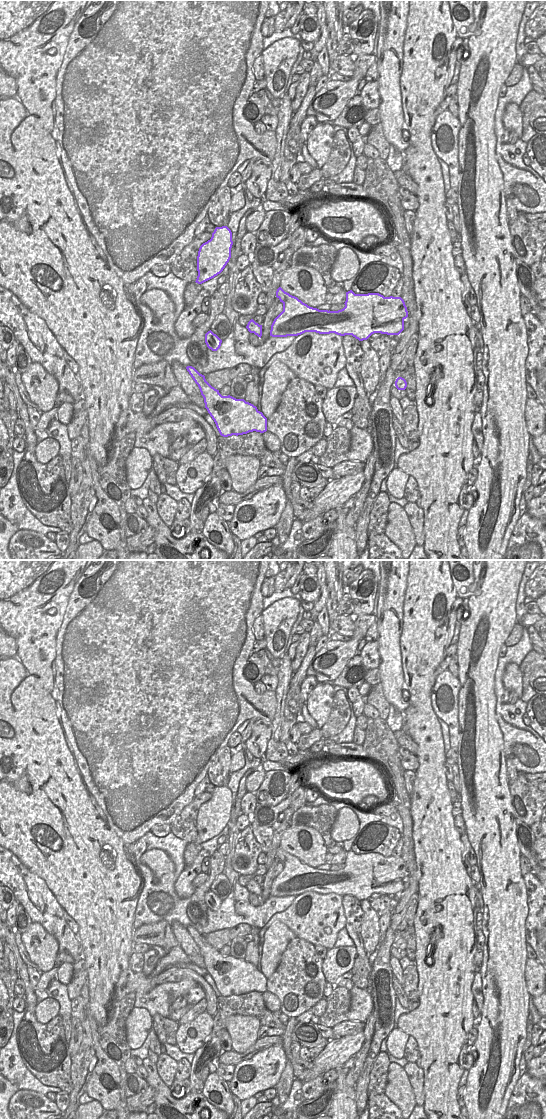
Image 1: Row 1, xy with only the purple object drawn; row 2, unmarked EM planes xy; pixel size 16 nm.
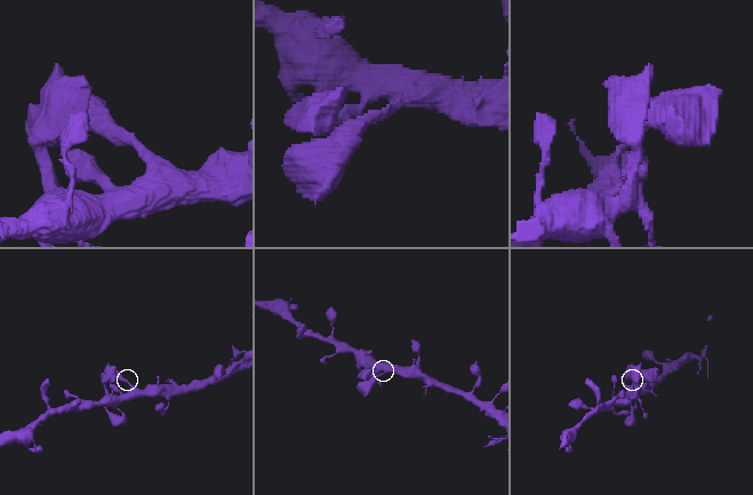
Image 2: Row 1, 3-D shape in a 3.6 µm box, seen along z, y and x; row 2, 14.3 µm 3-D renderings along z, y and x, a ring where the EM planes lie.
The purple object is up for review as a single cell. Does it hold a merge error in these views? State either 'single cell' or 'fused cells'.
single cell

